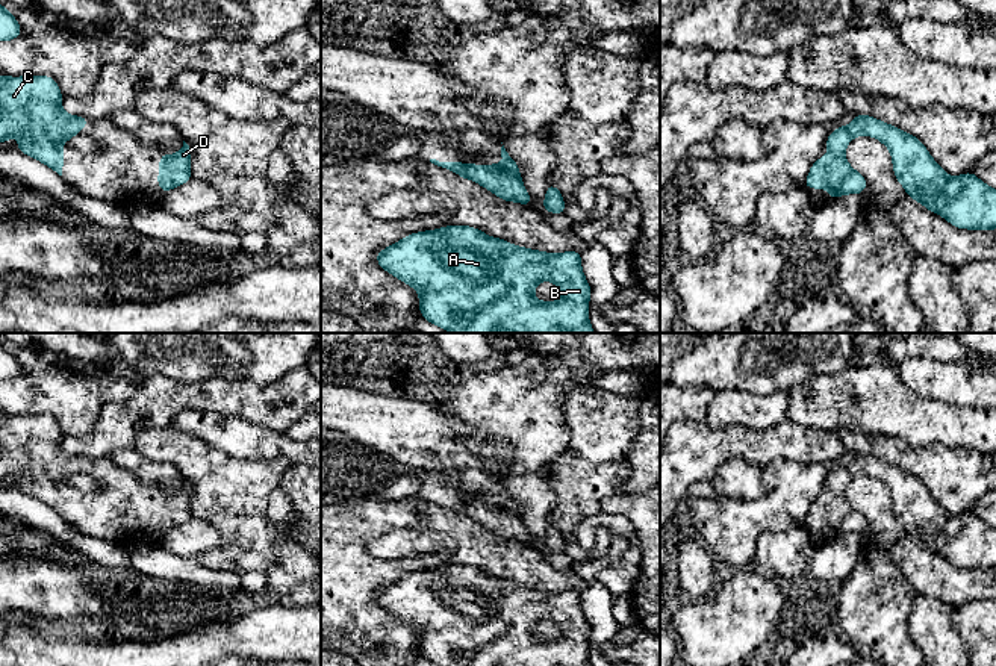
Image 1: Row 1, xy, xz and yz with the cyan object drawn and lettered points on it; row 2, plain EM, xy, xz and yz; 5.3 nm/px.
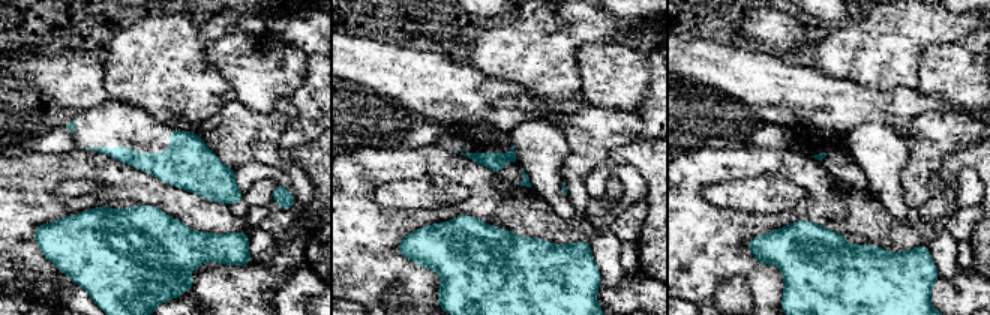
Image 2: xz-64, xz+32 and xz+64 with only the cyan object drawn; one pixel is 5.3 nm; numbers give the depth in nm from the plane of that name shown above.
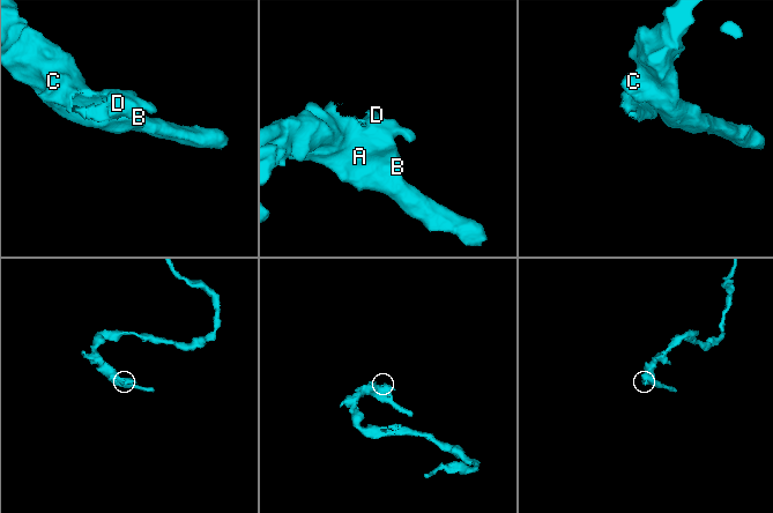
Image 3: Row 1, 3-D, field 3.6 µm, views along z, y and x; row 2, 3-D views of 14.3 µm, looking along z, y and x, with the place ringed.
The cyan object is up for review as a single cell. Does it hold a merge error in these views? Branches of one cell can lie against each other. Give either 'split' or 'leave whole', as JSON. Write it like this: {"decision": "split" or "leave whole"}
{"decision": "leave whole"}

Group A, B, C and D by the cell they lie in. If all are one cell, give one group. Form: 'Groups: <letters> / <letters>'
Groups: A B C D

